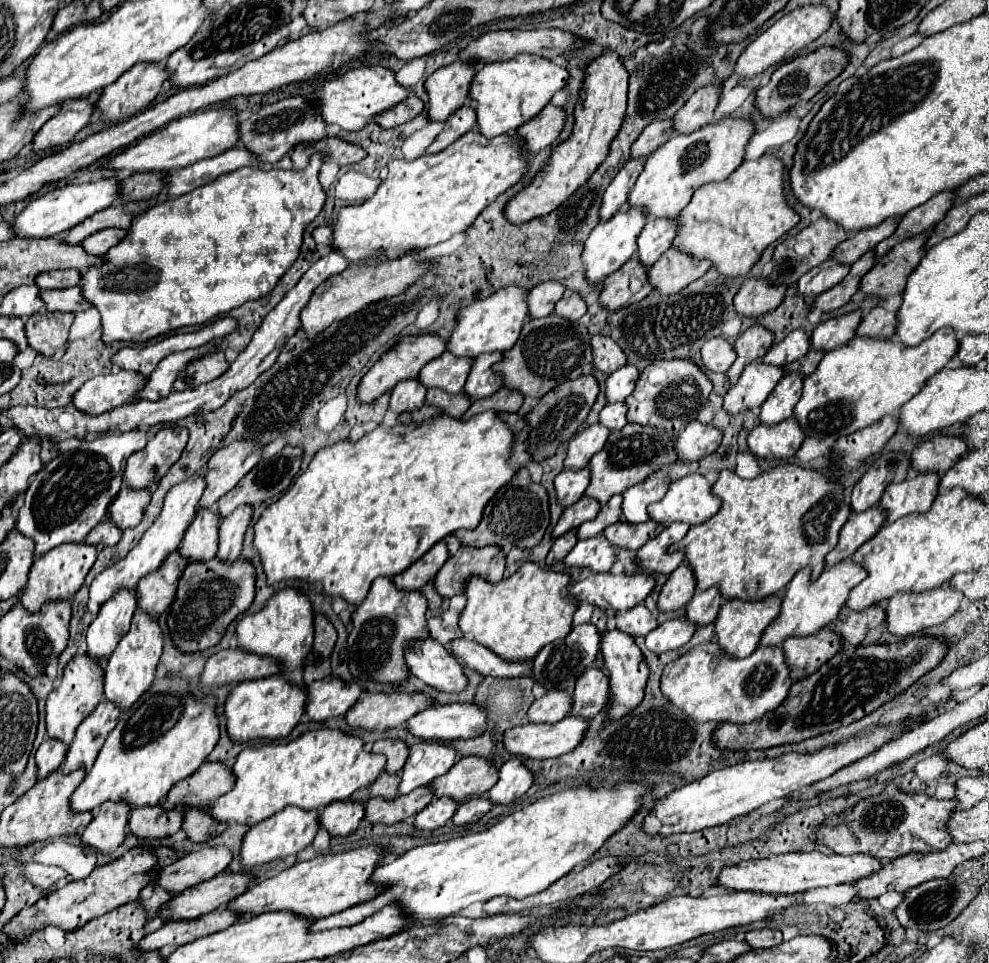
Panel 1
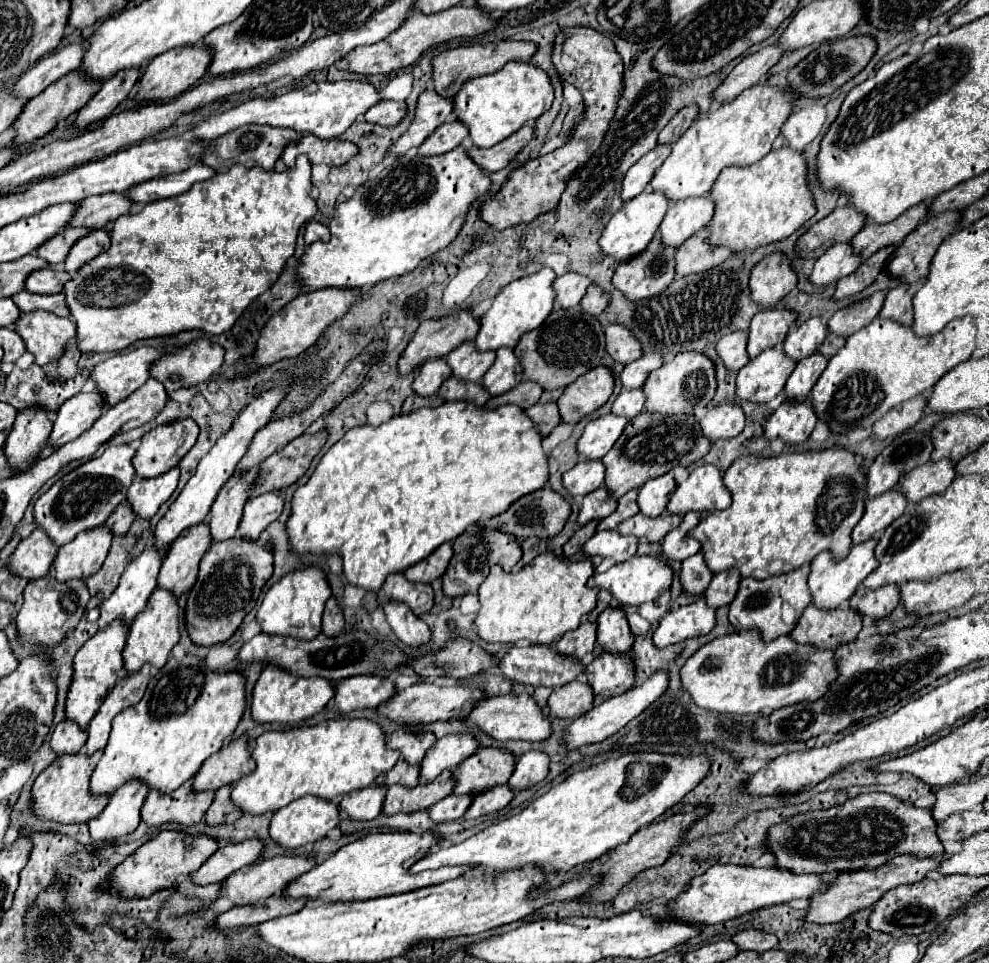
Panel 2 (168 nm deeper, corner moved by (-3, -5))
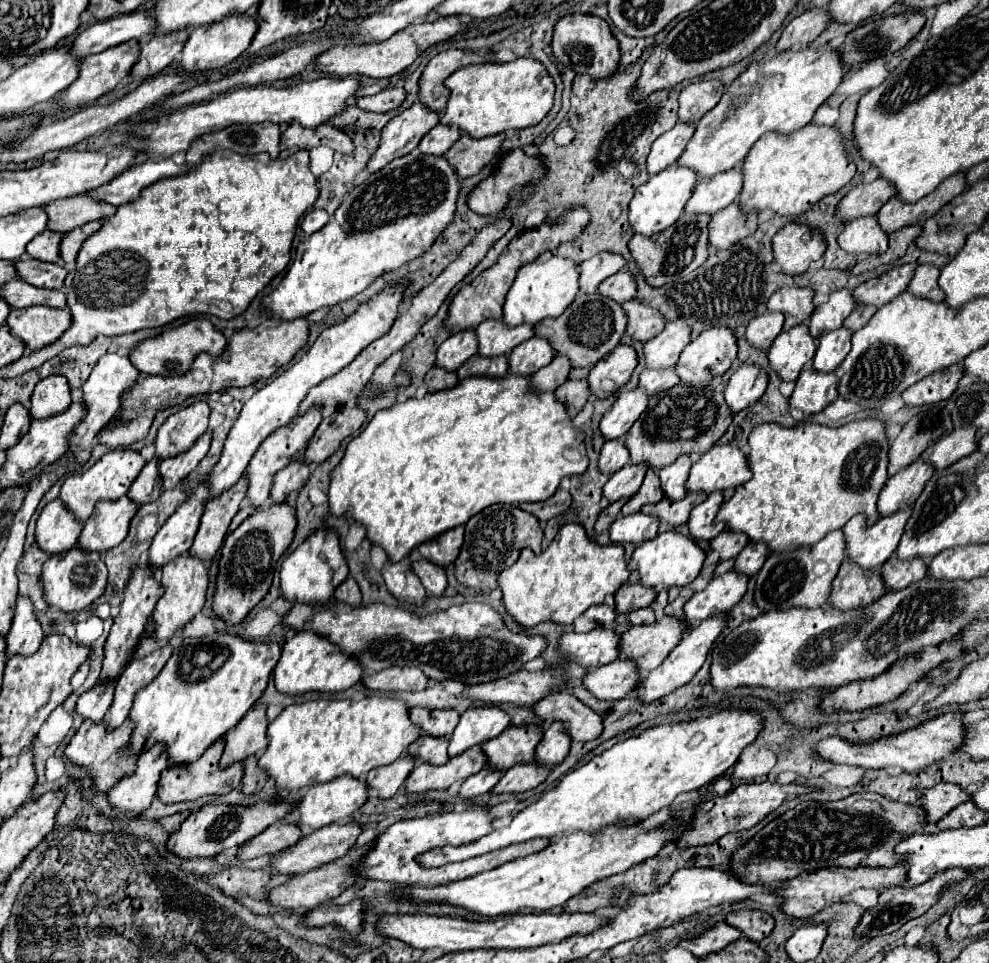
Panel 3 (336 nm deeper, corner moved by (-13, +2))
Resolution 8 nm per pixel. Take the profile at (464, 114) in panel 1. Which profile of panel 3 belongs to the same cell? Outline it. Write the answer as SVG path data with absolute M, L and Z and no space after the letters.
M437 124L419 142L419 152L429 154L429 156L443 156L459 136L461 136L461 132L455 132L455 128Z

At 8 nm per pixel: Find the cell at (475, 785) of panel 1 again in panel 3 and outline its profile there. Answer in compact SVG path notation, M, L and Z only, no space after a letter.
M539 724L509 726L497 738L483 744L483 752L489 764L499 770L507 770L515 764L525 764L535 758L535 748L543 738L543 728Z

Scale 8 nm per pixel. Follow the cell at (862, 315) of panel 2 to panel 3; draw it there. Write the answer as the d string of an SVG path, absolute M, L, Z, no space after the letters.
M917 262L895 266L887 272L883 272L881 276L863 282L861 286L857 286L853 290L853 294L857 298L857 304L873 304L877 308L887 304L891 298L895 298L903 290L907 290L915 268L917 268Z

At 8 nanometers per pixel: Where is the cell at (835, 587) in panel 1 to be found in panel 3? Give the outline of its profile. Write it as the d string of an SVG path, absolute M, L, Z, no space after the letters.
M913 506L903 508L891 516L881 518L877 524L867 526L865 516L855 516L843 530L847 540L847 558L857 560L863 570L875 570L887 562L905 532L905 524L913 512Z

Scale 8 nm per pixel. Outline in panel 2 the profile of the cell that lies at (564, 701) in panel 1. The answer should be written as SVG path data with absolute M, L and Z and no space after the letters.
M571 681L559 689L555 689L547 701L549 717L553 719L575 719L585 715L589 707L593 707L593 691L587 683Z

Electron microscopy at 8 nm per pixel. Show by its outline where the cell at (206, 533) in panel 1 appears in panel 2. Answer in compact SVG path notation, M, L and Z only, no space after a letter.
M255 473L233 475L219 491L217 499L209 509L209 531L211 543L221 543L235 537L237 523L241 519L241 507L249 499L249 491L253 489Z

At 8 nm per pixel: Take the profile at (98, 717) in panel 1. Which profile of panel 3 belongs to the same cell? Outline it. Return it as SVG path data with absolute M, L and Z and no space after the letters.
M171 644L161 646L159 650L151 652L145 658L135 658L125 672L121 674L117 688L115 688L115 700L107 712L109 718L109 728L121 726L125 722L125 718L129 716L129 710L133 706L133 698L135 692L143 686L147 686L163 668L163 664L169 660L171 656Z

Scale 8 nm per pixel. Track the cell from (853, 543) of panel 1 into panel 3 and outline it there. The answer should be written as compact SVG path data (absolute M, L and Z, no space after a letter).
M917 458L915 462L911 462L905 468L901 468L895 476L891 476L887 480L887 484L879 496L879 502L877 502L879 514L889 516L889 514L897 512L899 508L911 506L923 492L925 482L933 476L933 472L935 472L935 468L921 458Z

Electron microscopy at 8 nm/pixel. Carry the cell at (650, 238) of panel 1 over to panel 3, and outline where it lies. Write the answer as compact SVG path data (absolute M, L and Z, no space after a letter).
M733 168L729 172L701 178L689 198L685 210L693 214L715 214L735 202L739 198L739 190L743 188L743 172L741 168Z

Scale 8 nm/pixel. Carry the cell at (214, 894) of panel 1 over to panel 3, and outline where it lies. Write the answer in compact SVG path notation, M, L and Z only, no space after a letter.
M353 820L349 822L335 822L335 824L329 824L327 828L319 828L319 832L313 832L309 836L303 836L295 846L279 852L273 856L271 860L271 868L277 872L277 874L283 874L283 876L293 876L293 874L303 874L303 872L309 872L309 870L315 870L327 862L335 862L339 858L343 858L347 854L347 850L357 842L359 834L361 834L361 826Z

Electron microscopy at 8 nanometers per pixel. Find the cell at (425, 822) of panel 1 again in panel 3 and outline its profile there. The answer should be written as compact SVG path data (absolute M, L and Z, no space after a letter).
M487 766L481 772L477 772L471 778L467 778L463 788L459 790L459 794L461 794L461 798L481 796L481 794L493 790L493 786L499 782L499 778L501 778L501 770L495 770L495 768Z

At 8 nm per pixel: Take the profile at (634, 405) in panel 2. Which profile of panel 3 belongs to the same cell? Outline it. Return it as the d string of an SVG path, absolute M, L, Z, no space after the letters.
M665 368L665 370L643 370L641 372L641 378L639 378L639 384L649 392L649 394L655 394L655 392L661 392L661 390L667 390L667 388L673 388L675 384L679 384L681 378L677 376L675 368Z

